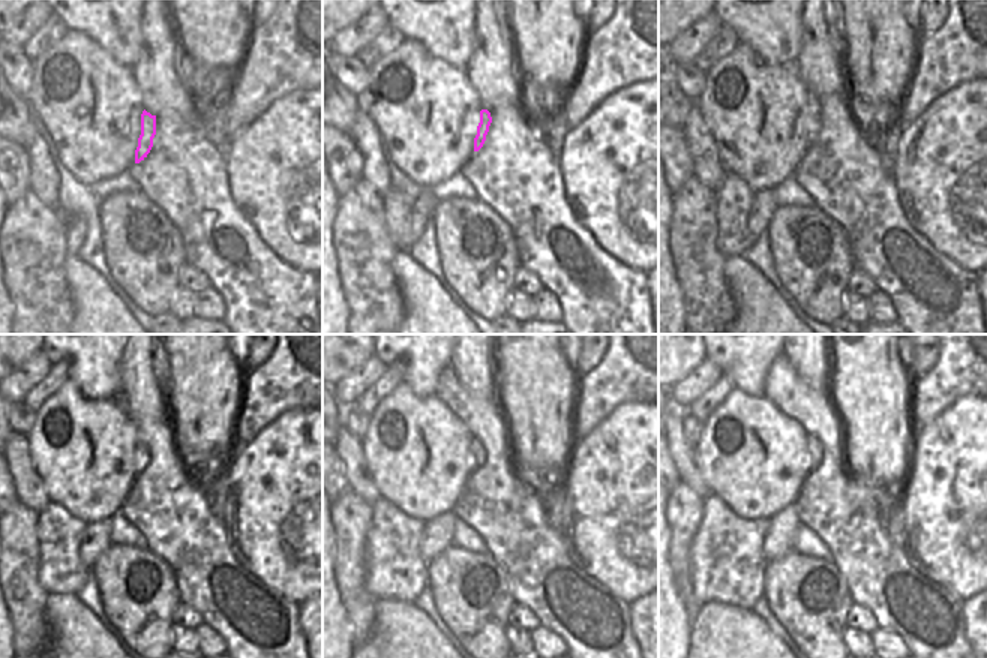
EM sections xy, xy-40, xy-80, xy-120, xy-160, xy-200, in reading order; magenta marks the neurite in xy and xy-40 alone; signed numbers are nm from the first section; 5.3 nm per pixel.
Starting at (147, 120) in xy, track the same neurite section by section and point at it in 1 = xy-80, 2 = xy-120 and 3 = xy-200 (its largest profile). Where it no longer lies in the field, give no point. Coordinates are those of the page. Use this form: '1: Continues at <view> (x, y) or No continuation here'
1: Continues at xy-80 (813, 120)
2: Continues at xy-120 (141, 453)
3: Continues at xy-200 (813, 445)

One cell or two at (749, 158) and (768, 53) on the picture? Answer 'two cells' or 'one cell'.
two cells

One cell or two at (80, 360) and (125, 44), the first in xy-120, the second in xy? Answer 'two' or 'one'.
one

